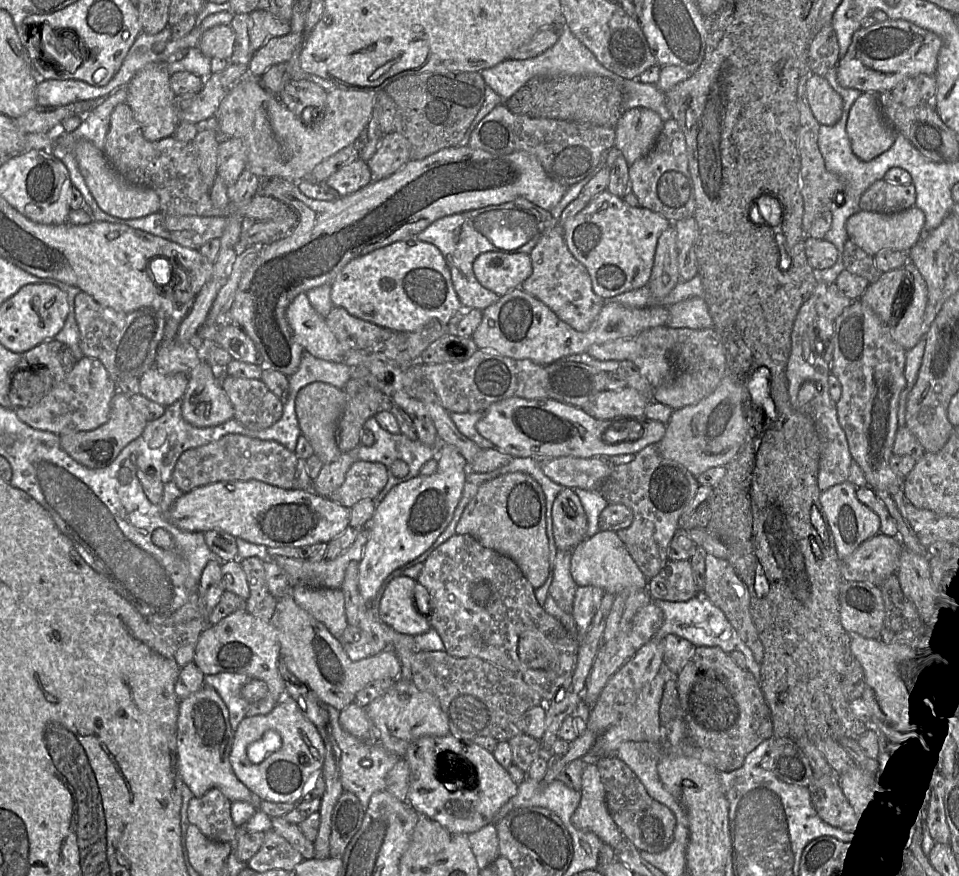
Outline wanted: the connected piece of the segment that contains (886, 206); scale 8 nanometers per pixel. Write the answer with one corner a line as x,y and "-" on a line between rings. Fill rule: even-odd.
884,179
875,181
860,198
860,210
897,213
915,206
916,191
913,184
902,185

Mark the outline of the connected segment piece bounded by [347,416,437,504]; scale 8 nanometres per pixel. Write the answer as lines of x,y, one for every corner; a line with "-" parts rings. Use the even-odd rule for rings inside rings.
375,416
366,420
364,429
372,432
375,438
374,444
372,446
357,446
347,453
356,455
359,460
379,462
387,467
388,481
374,499
376,504
381,502
394,486
418,476
422,467
437,457
437,450
434,447
427,446
419,440
410,440
401,433
387,432
379,425
-
395,460
401,460
407,464
408,474
406,476
397,478
391,474
390,467

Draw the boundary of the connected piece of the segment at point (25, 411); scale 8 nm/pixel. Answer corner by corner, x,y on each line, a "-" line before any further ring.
84,356
76,361
70,373
36,404
18,407
17,417
28,426
60,435
70,431
88,431
105,424
111,412
111,402
117,385
110,379
104,365
95,358

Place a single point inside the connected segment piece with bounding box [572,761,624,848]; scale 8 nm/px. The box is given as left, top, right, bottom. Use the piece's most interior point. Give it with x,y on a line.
592,814

